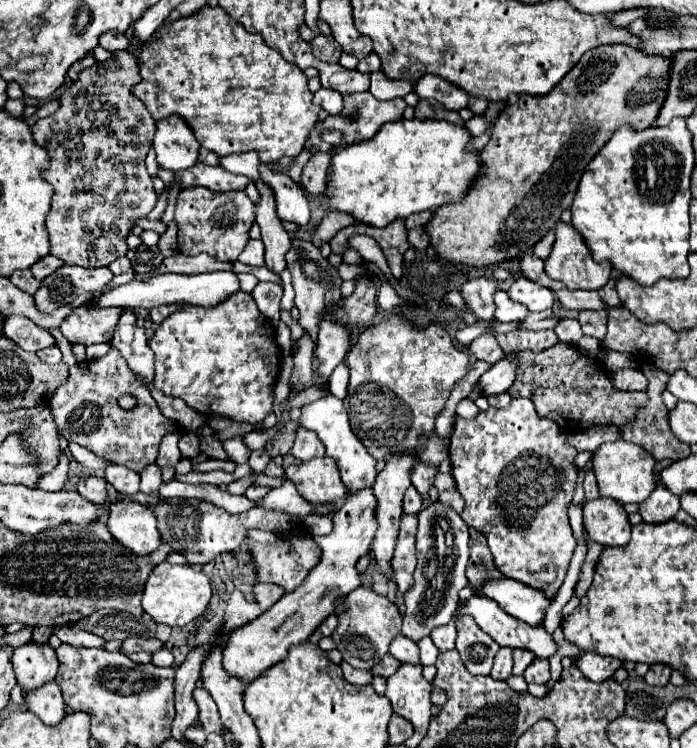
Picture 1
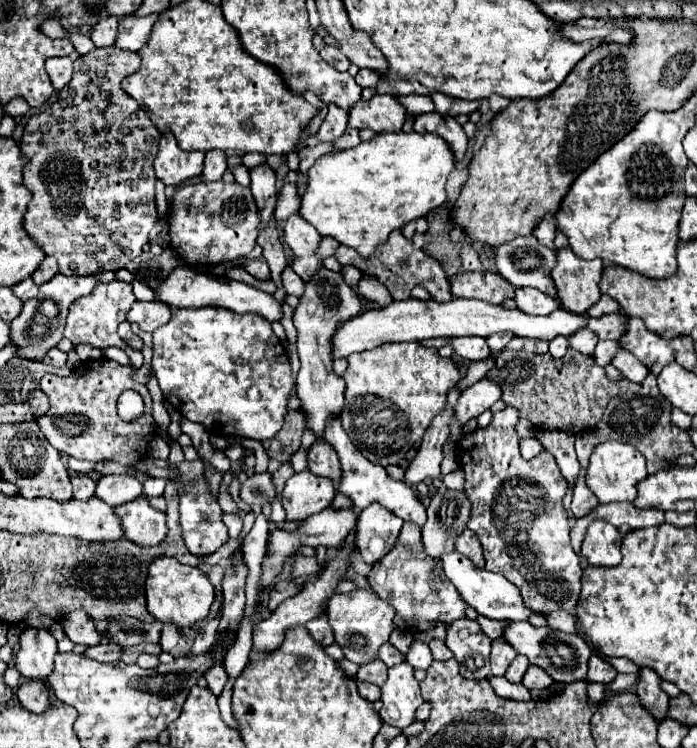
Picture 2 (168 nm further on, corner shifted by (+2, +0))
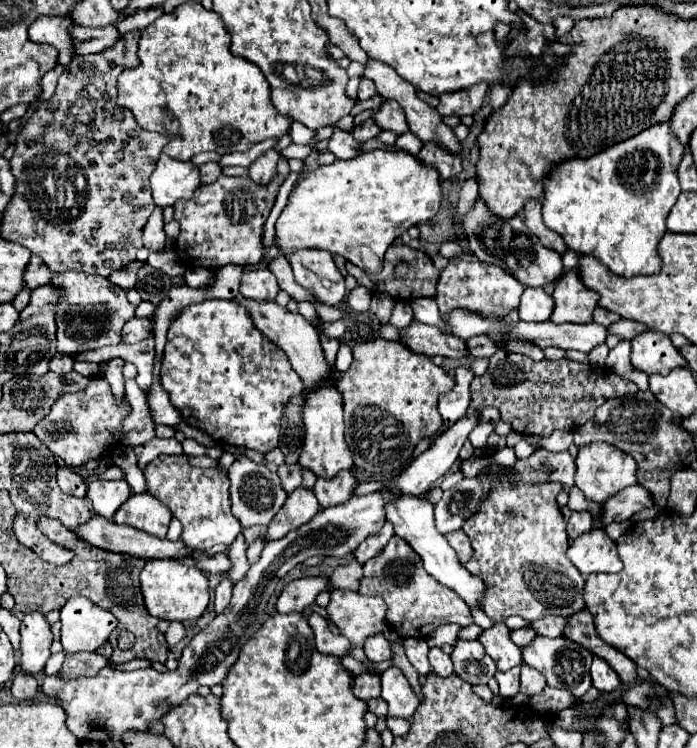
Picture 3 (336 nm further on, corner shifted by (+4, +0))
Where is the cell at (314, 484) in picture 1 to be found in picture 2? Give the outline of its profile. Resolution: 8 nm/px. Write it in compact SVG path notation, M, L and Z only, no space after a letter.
M310 471L296 473L288 479L282 491L282 507L286 521L304 521L314 513L330 507L334 499L334 485L326 477L318 477Z

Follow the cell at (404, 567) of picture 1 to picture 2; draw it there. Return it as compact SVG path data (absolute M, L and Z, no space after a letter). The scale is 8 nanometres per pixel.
M404 523L392 551L384 559L374 563L366 579L372 591L396 609L394 625L398 625L398 629L408 631L424 621L452 623L456 619L466 617L466 603L462 603L458 591L454 591L450 583L442 581L436 575L436 561L432 557L426 557L420 529L414 527L414 523Z

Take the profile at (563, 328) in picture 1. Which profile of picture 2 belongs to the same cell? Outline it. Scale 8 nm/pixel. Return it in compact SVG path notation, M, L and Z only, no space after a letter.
M558 337L558 339L550 341L550 351L548 351L548 353L550 353L554 359L562 359L564 353L566 353L566 349L568 349L568 341L562 339L562 337Z

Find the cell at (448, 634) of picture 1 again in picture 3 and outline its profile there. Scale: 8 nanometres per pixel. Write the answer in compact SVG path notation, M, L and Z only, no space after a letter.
M432 647L430 653L428 653L428 657L430 657L432 671L434 671L436 675L440 675L440 677L448 677L448 675L454 673L454 669L452 669L452 661L450 661L450 655L446 655L440 647Z

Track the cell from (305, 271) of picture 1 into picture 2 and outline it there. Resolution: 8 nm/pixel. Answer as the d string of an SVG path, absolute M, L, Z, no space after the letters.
M322 269L318 273L318 279L314 283L306 283L306 291L300 297L300 305L294 311L294 325L298 329L298 355L302 361L302 367L298 371L296 381L296 395L300 399L300 411L306 415L306 429L314 431L318 441L324 441L324 429L330 417L340 417L344 409L344 379L340 379L332 369L332 335L336 333L338 325L356 317L360 313L360 297L344 283L344 279L338 273L332 273L328 269Z

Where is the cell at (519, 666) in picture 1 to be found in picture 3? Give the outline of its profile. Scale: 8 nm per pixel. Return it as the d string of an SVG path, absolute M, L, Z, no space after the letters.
M522 663L516 665L516 667L512 667L512 669L506 671L506 673L500 673L500 671L498 671L498 673L494 675L496 681L498 681L498 685L500 685L500 697L508 699L508 697L514 697L514 695L518 693L520 669L522 669Z

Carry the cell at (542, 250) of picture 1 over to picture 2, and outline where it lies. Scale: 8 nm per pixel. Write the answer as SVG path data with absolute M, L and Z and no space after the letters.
M542 219L542 223L538 223L538 225L534 227L534 235L536 235L536 239L538 239L542 245L554 249L554 237L556 237L554 219Z

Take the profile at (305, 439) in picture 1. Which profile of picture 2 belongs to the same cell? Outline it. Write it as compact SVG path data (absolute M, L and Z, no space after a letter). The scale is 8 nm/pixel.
M314 443L308 451L308 469L318 477L332 479L336 493L338 493L338 485L342 479L342 467L340 467L340 459L338 459L332 445Z

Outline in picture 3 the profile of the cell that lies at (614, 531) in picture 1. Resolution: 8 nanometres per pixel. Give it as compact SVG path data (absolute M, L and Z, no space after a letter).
M592 529L574 539L568 547L568 559L588 577L590 573L618 573L622 561L616 553L616 543L604 529Z

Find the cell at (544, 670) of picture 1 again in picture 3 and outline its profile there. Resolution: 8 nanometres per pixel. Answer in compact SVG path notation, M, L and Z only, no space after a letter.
M524 665L522 667L522 679L520 679L520 691L528 697L542 693L542 689L546 687L546 679L544 675L540 675L540 671Z

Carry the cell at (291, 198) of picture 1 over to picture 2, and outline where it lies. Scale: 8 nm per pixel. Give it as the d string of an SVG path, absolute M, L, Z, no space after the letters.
M294 213L286 221L284 241L286 241L286 245L292 249L292 253L296 257L292 261L294 273L304 283L312 281L318 275L318 271L322 269L322 259L316 255L316 249L320 245L318 231L310 223L300 219L298 213Z

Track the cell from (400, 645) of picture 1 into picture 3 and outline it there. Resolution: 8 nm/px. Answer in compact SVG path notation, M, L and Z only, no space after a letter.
M374 635L364 643L364 653L370 661L388 661L390 659L390 643L384 635Z

